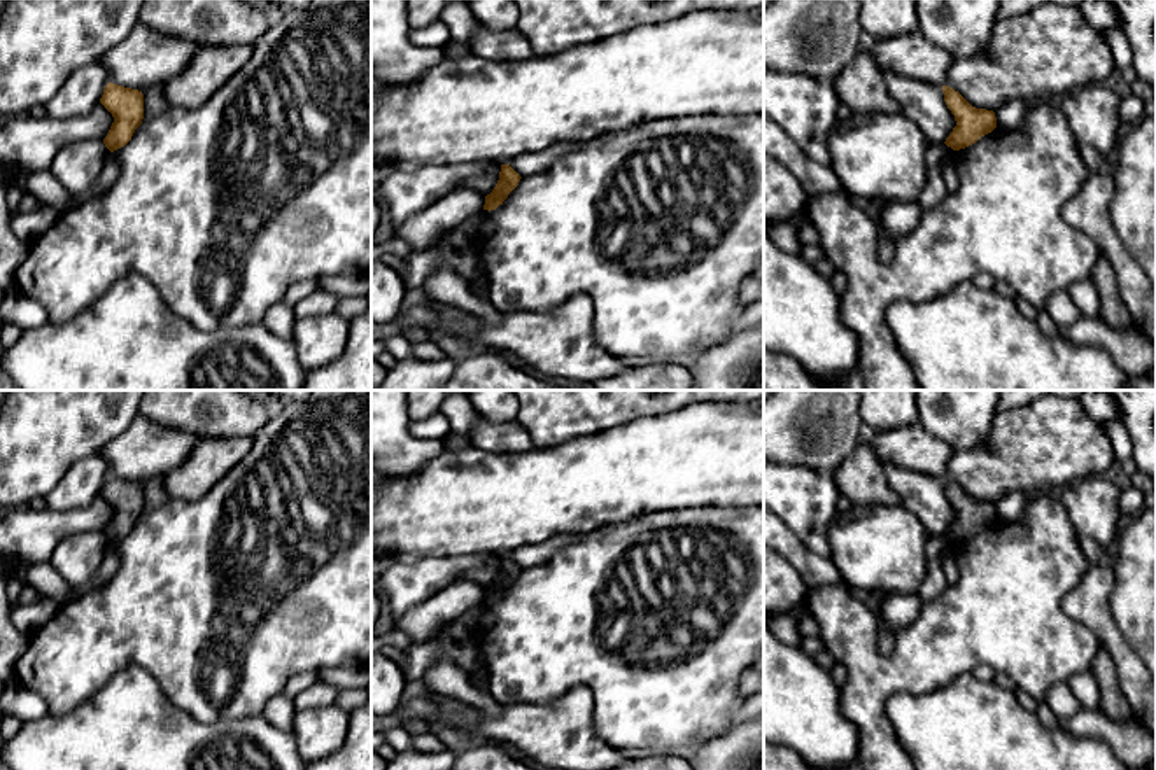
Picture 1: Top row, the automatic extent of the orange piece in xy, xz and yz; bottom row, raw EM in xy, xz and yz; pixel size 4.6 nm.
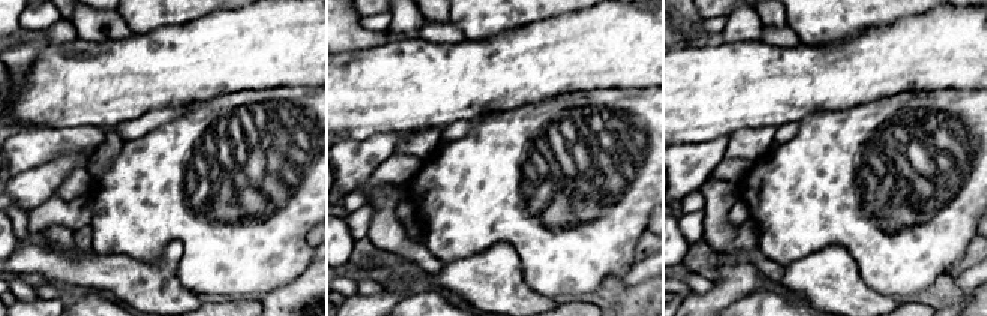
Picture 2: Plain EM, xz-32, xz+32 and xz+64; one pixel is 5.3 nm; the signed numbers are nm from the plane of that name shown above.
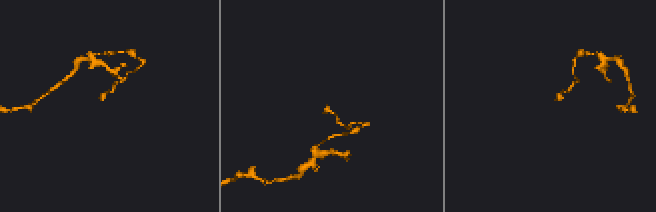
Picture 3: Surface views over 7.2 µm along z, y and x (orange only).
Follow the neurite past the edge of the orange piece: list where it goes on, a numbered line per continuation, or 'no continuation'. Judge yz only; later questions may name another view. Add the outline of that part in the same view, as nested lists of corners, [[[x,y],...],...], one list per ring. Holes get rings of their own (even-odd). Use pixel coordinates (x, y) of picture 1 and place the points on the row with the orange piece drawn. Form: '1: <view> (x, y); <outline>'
no continuation

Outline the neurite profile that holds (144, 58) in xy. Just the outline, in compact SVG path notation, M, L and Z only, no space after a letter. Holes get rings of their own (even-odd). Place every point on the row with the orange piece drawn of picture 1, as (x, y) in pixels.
M140 23L98 61L109 82L144 91L186 70L200 44L158 33Z

